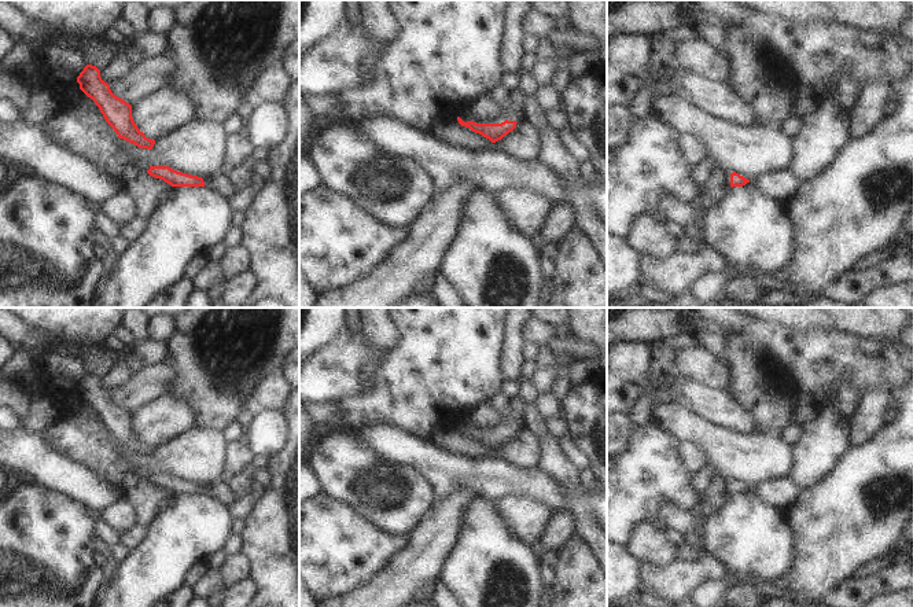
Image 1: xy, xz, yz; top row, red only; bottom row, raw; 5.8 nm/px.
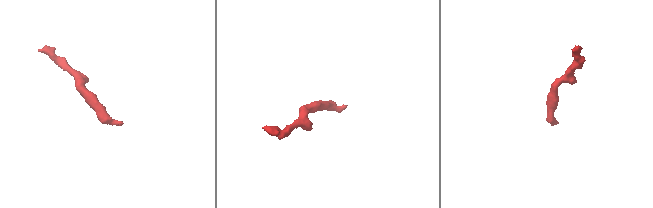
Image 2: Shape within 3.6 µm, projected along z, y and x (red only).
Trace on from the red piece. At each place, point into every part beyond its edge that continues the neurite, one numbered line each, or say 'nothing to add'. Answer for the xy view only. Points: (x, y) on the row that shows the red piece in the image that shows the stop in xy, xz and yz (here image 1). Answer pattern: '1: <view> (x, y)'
nothing to add.

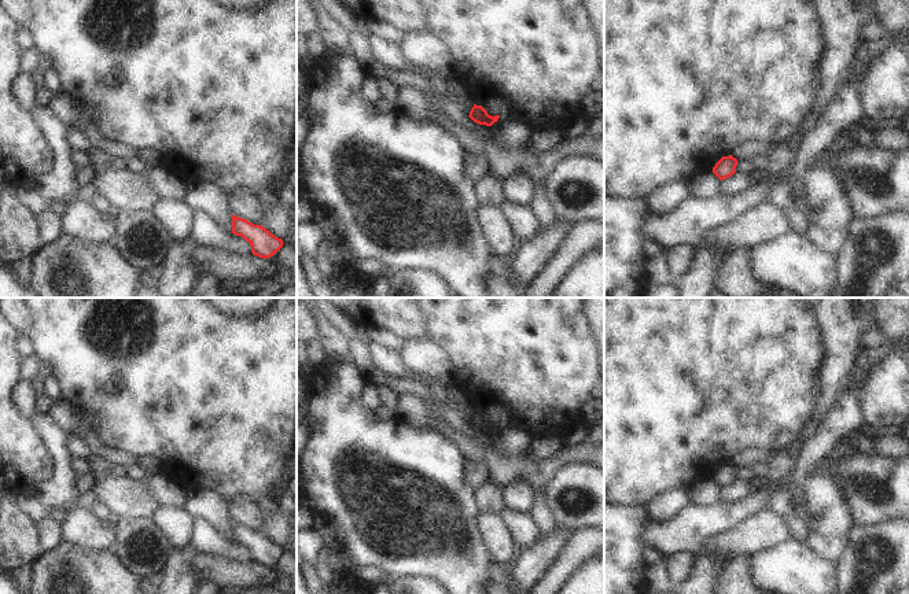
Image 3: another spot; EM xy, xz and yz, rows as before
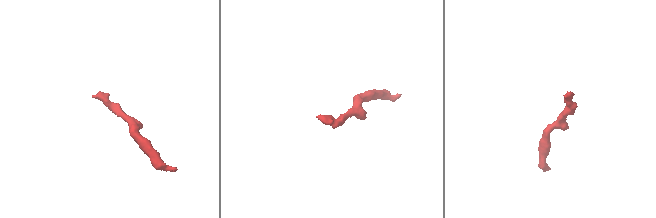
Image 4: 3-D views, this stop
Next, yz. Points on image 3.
nothing to add.

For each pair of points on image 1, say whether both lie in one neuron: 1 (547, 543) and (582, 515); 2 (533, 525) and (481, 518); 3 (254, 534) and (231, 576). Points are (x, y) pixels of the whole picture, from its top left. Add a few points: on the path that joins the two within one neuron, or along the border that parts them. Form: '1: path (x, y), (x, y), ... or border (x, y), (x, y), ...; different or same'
1: border (569, 511), (575, 519), (575, 532); different
2: border (492, 501), (505, 526), (525, 544); different
3: border (240, 552), (249, 563), (250, 576); different

